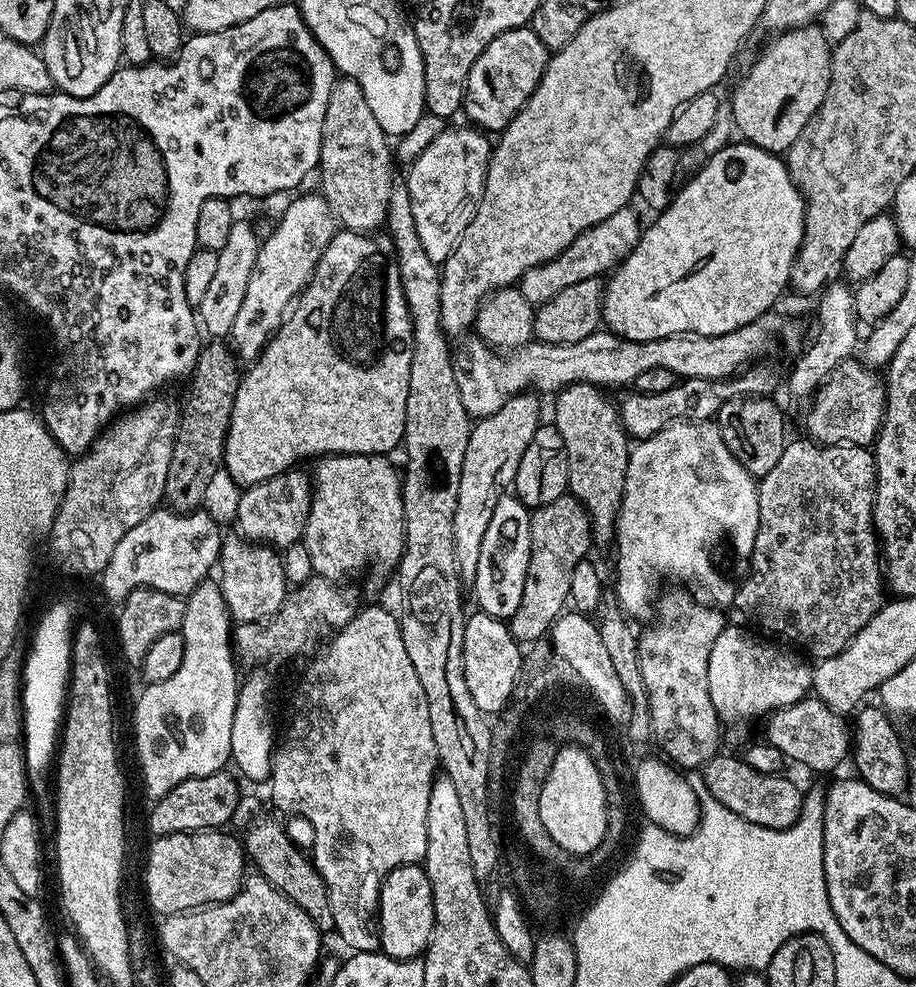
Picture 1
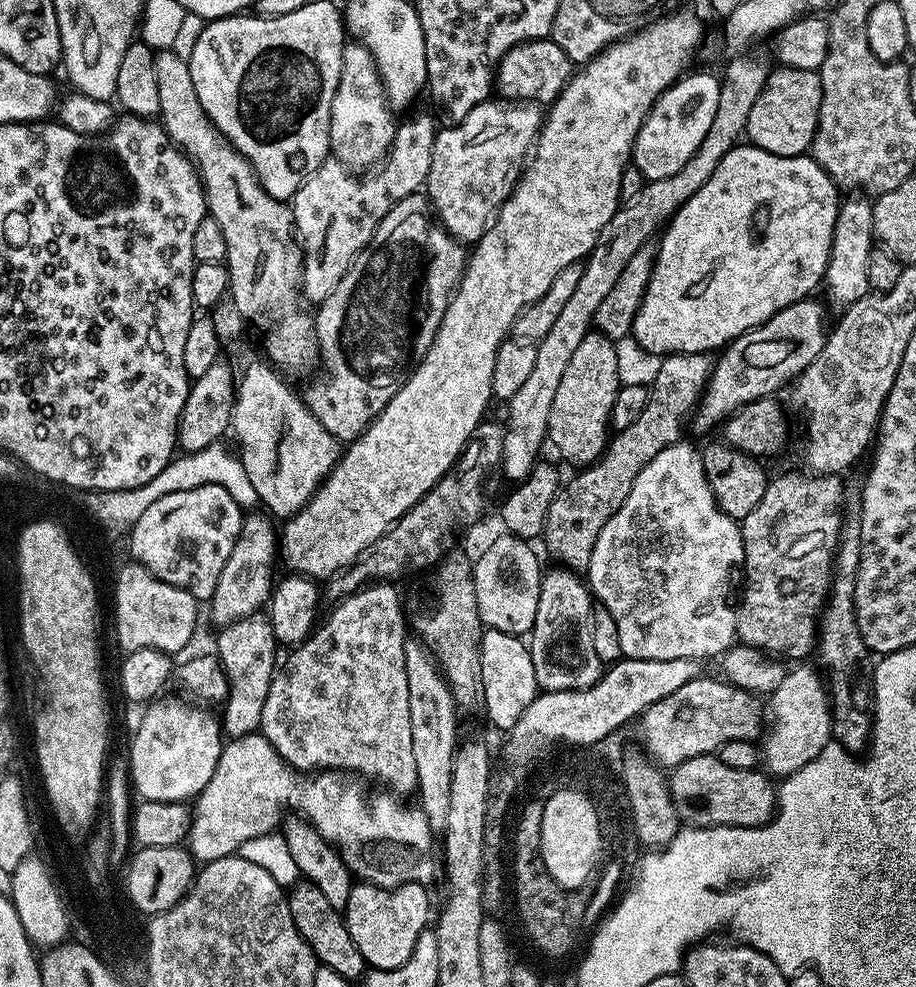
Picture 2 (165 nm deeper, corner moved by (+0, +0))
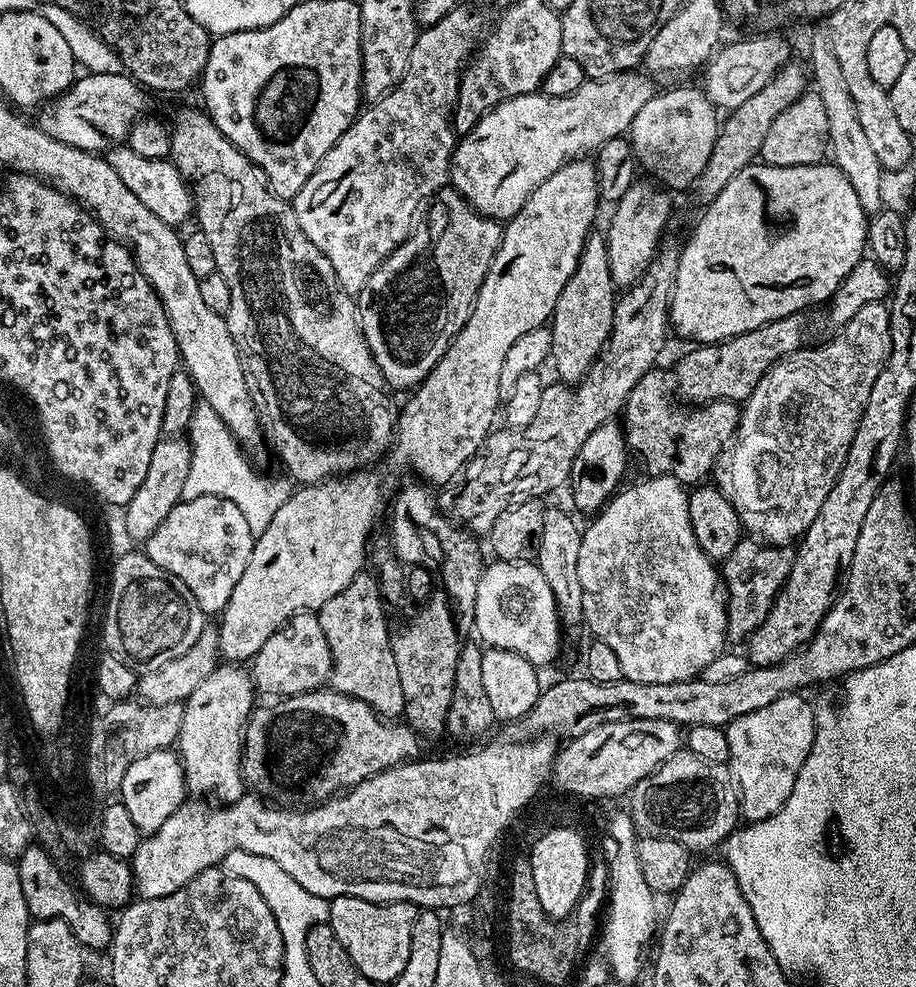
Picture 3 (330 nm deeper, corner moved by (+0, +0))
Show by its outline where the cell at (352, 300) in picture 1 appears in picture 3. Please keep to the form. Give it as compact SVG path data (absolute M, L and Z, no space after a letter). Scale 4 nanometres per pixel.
M451 186L443 189L443 196L444 200L436 198L427 205L428 228L413 227L409 236L370 274L358 294L360 329L374 362L382 370L385 384L392 390L415 389L434 370L450 341L470 318L478 290L502 242L501 221L474 211Z

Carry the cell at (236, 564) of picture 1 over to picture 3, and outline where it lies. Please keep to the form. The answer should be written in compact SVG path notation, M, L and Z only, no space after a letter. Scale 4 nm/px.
M224 662L184 701L182 728L175 747L184 768L184 782L189 793L213 792L220 799L217 801L224 804L233 804L245 795L242 775L244 727L248 725L256 699L258 693L249 669L236 662Z

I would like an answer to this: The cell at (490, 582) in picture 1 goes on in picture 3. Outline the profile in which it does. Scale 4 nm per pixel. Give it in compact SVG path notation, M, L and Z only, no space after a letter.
M498 559L491 563L480 573L478 598L474 598L475 635L480 635L487 647L522 654L531 664L554 663L560 652L562 625L554 590L550 590L539 563Z

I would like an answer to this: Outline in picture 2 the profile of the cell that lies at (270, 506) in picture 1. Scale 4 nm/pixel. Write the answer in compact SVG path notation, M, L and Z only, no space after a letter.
M245 515L238 542L234 542L234 550L230 550L230 558L226 558L222 574L218 574L218 586L214 586L210 601L212 620L217 626L257 615L271 597L274 587L272 567L278 564L278 528L271 524L273 521L267 515L264 516Z

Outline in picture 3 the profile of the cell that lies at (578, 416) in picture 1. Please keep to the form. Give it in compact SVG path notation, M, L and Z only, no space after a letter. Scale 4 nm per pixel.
M593 230L584 243L579 264L555 303L550 327L551 363L561 383L574 386L583 380L608 341L613 329L614 310L618 294L609 268L608 245L605 235Z

